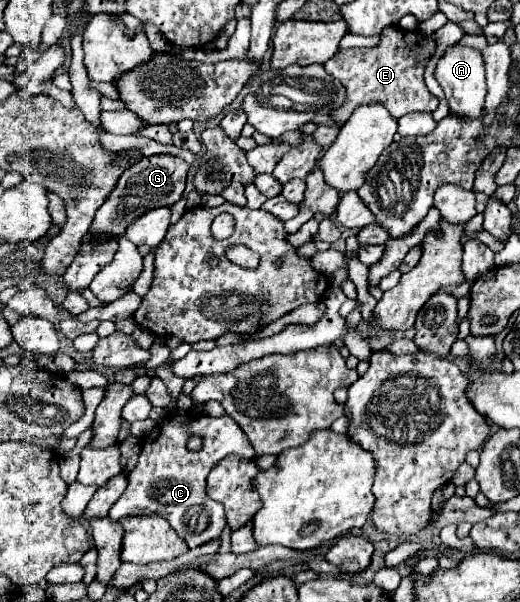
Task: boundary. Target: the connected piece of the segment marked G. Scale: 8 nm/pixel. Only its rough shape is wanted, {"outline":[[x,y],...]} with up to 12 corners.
{"outline":[[172,155],[128,167],[84,239],[122,237],[132,219],[182,197]]}

